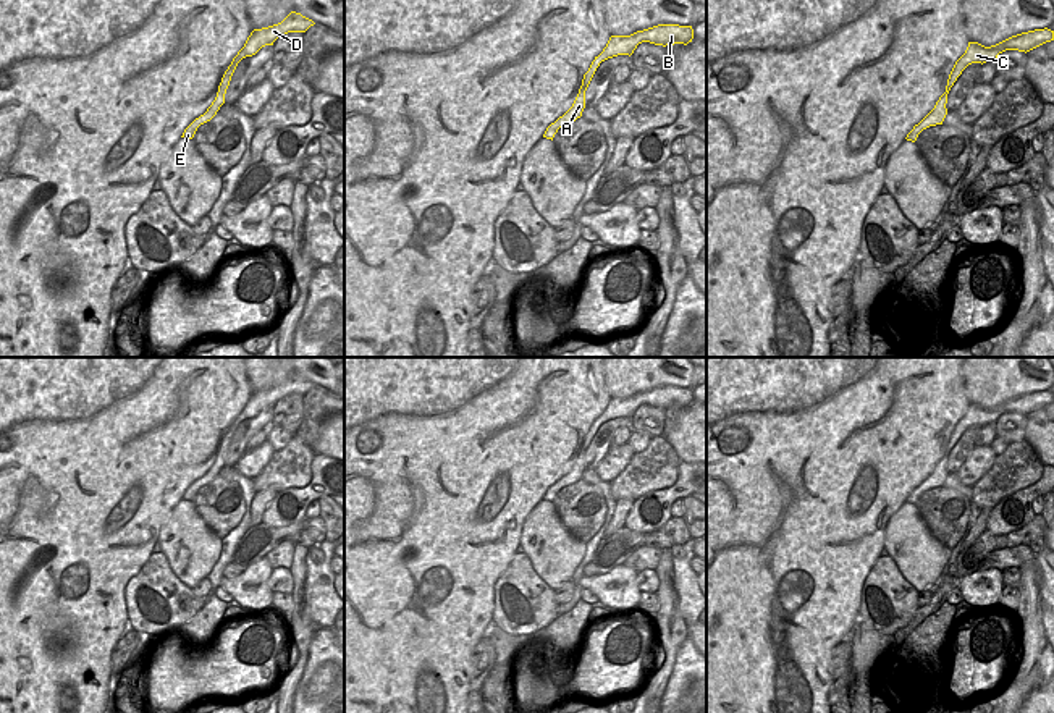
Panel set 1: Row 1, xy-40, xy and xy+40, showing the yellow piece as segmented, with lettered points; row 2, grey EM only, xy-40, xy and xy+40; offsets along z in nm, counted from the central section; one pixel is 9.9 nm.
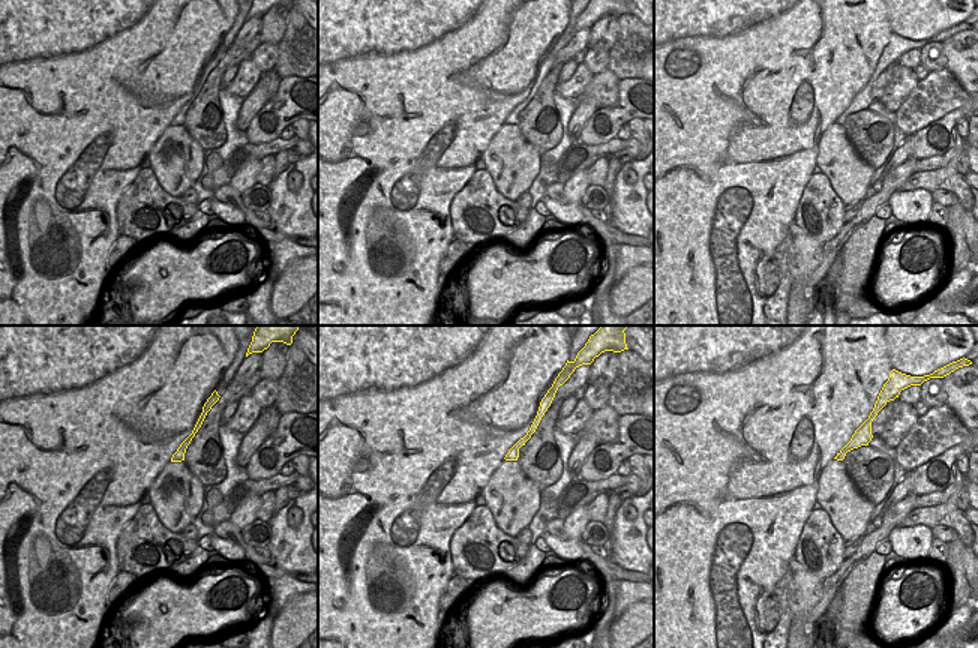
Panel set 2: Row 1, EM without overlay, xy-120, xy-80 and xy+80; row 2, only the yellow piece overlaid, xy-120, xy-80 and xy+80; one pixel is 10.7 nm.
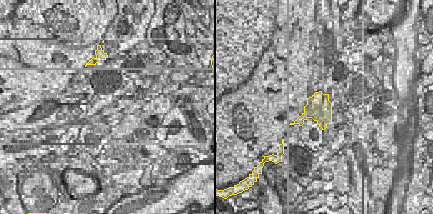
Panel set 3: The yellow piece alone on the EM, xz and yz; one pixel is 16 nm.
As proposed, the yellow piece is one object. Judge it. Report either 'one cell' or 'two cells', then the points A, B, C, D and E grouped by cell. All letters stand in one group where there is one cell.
one cell; groups A B C D E

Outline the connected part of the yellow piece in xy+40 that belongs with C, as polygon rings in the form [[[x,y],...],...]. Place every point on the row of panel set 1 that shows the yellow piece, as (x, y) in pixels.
[[[1044,27],[1044,29],[1035,29],[1035,31],[1028,31],[1028,32],[1022,32],[1017,36],[1012,36],[996,45],[991,47],[984,47],[978,42],[968,42],[968,47],[965,50],[965,53],[955,61],[949,79],[947,79],[947,86],[946,86],[946,92],[939,97],[939,100],[936,102],[934,108],[918,123],[913,126],[913,129],[907,134],[907,141],[915,142],[918,134],[930,128],[930,126],[936,126],[936,124],[942,124],[946,115],[947,115],[947,94],[951,91],[951,87],[954,86],[954,82],[957,81],[957,78],[962,74],[962,71],[972,65],[972,63],[986,63],[986,61],[993,61],[997,58],[999,53],[1006,52],[1006,50],[1018,50],[1018,52],[1030,52],[1046,42],[1054,40],[1054,31]]]

